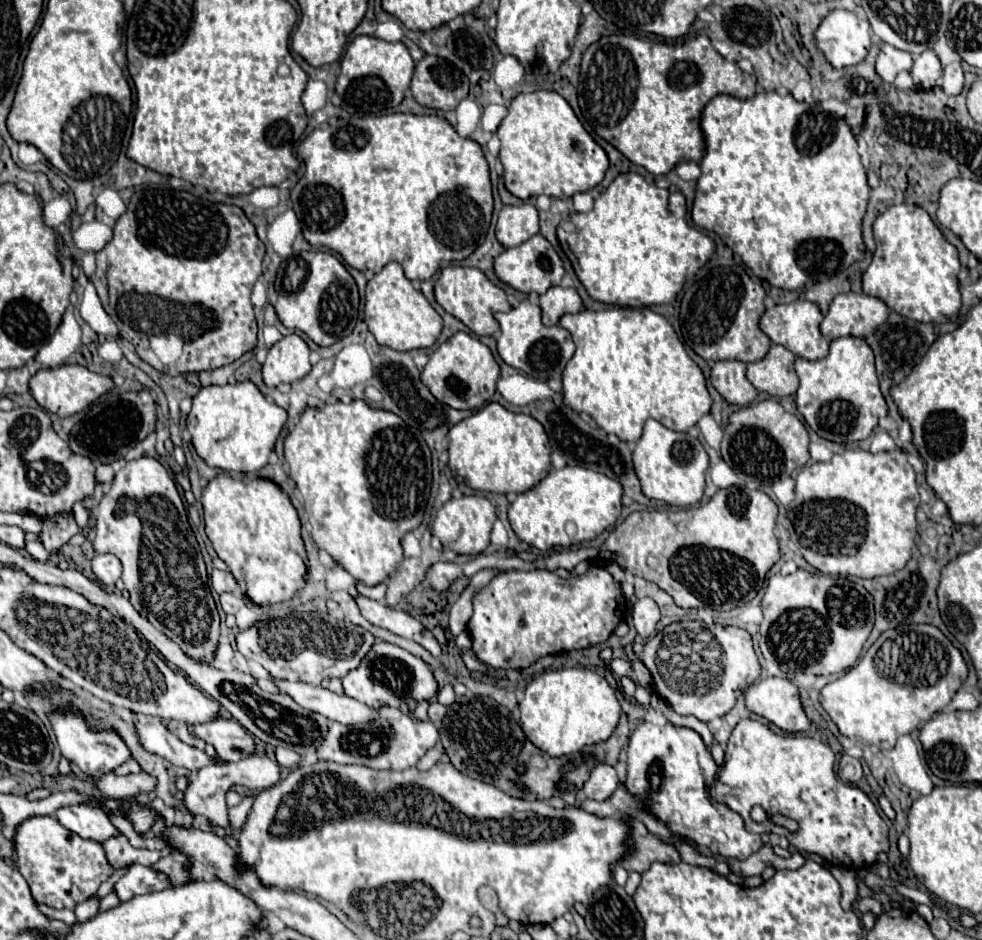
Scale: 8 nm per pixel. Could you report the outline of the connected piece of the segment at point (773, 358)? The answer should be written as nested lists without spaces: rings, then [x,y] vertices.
[[[772,344],[770,352],[762,360],[748,364],[746,376],[748,376],[748,380],[752,382],[752,386],[758,392],[768,392],[770,396],[780,396],[780,398],[790,396],[790,394],[794,394],[798,390],[798,376],[794,372],[794,360],[796,360],[796,356],[790,350],[786,350],[784,346]]]

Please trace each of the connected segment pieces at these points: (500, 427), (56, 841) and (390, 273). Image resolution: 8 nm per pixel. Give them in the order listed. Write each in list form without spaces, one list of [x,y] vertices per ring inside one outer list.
[[[498,402],[454,424],[448,432],[450,470],[458,482],[482,492],[526,492],[550,472],[550,442],[542,424],[526,414],[514,414]]]
[[[30,816],[22,820],[14,832],[18,872],[28,882],[32,898],[40,904],[74,910],[80,902],[92,898],[98,886],[114,874],[100,842],[88,842],[72,834],[52,816]]]
[[[398,262],[386,264],[378,274],[370,278],[366,286],[366,306],[363,312],[362,320],[366,321],[368,330],[374,334],[376,342],[398,352],[430,348],[442,332],[442,318],[428,304],[422,292],[414,290],[410,280],[406,280],[404,270]]]

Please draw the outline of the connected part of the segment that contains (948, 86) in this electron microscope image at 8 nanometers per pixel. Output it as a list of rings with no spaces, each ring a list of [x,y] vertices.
[[[952,62],[950,66],[944,68],[944,76],[942,76],[942,90],[950,96],[956,96],[962,92],[964,86],[964,72],[960,62]]]

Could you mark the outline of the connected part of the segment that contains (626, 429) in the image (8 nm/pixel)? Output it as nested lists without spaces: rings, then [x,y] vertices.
[[[608,308],[608,310],[600,310],[600,312],[592,312],[592,310],[580,310],[578,314],[566,314],[564,318],[560,318],[560,326],[566,328],[570,334],[572,334],[572,340],[576,344],[576,352],[574,356],[570,358],[570,362],[566,364],[564,368],[564,374],[562,374],[562,392],[564,392],[564,404],[570,406],[572,410],[576,412],[586,412],[592,416],[592,420],[604,428],[608,434],[616,434],[622,442],[638,442],[640,436],[642,436],[642,426],[648,418],[654,418],[658,422],[662,422],[662,426],[668,426],[670,430],[676,430],[676,432],[686,432],[690,426],[694,426],[704,414],[710,412],[710,406],[712,406],[712,398],[706,390],[706,382],[704,382],[704,374],[700,370],[700,366],[686,354],[684,346],[680,344],[674,328],[668,324],[668,320],[660,314],[654,314],[650,308]]]

